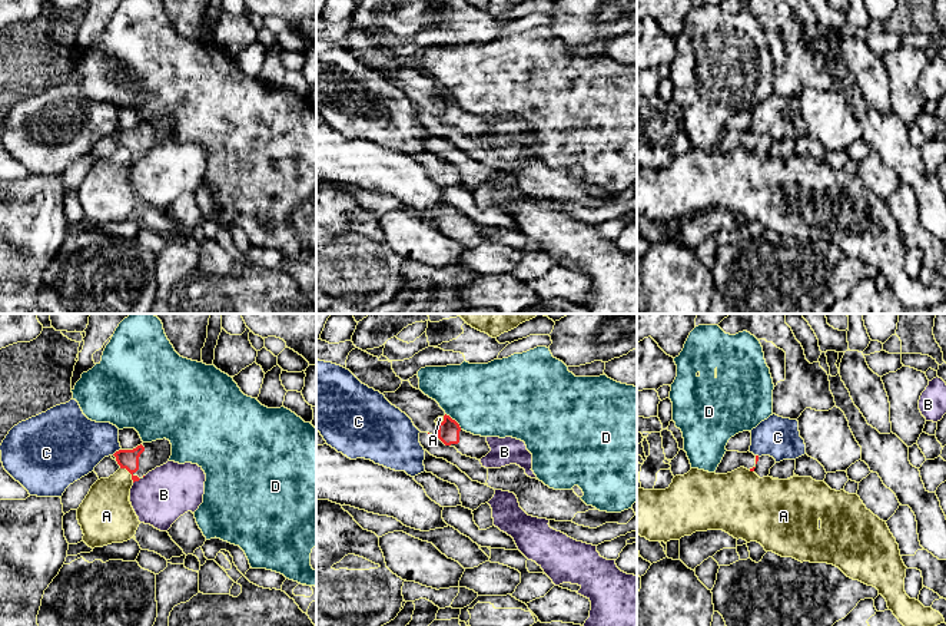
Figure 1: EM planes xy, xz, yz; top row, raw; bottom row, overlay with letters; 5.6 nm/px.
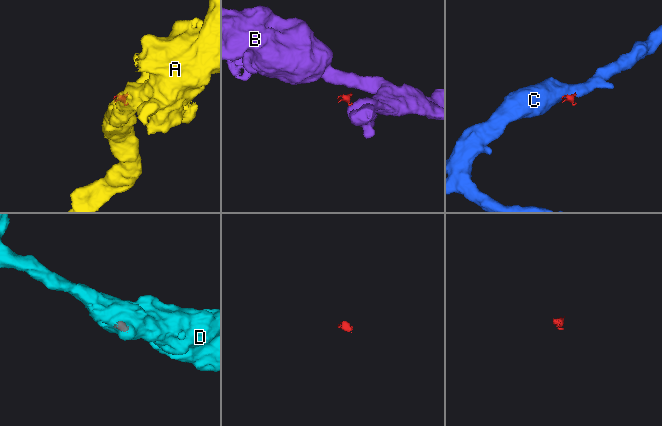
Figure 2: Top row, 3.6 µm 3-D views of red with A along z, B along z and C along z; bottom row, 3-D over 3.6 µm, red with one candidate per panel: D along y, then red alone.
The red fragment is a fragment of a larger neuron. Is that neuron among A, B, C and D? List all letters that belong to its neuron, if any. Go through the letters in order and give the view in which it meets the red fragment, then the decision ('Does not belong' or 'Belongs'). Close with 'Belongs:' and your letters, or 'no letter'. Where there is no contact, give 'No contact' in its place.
A: Touches red in xy. Does not belong
B: Touches red in xy. Does not belong
C: Touches red in xy. Does not belong
D: Touches red in xz. Does not belong
Belongs: no letter

